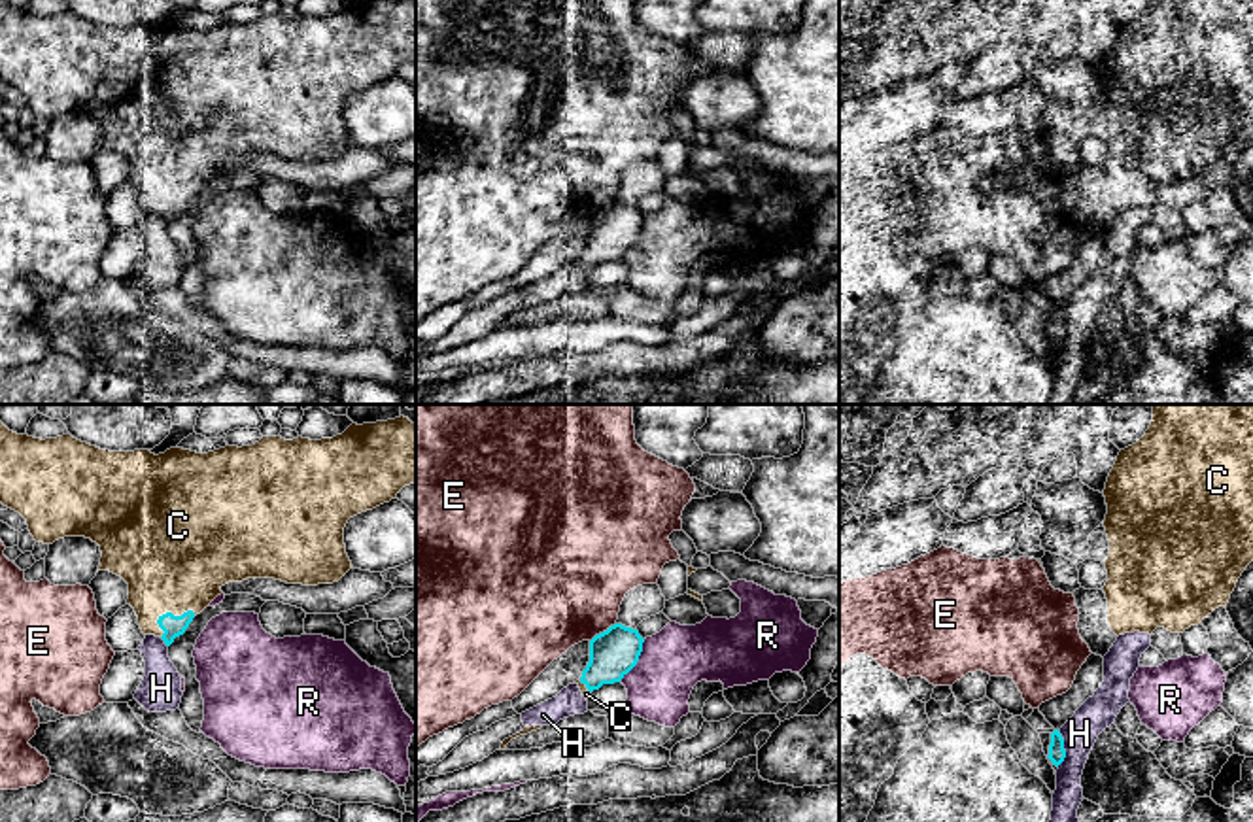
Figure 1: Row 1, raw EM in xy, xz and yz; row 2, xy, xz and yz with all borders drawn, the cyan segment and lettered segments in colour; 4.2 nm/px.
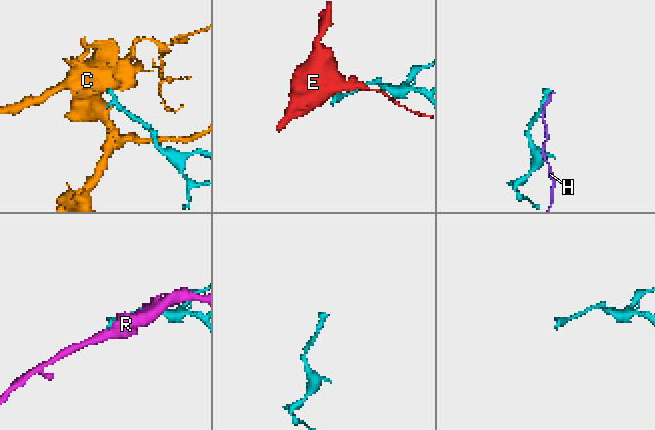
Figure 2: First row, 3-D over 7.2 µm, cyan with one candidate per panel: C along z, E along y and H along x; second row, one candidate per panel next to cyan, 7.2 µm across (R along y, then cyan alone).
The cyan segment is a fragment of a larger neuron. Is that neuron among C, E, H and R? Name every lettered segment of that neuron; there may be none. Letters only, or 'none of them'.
C

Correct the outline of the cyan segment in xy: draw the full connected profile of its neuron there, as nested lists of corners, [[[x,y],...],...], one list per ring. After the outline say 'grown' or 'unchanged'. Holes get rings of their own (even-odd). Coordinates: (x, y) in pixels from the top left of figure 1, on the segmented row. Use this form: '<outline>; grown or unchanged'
[[[404,416],[376,423],[352,423],[342,435],[321,440],[302,437],[293,440],[285,440],[282,437],[263,437],[259,442],[242,448],[225,446],[208,454],[197,454],[176,446],[159,455],[149,450],[100,450],[74,438],[70,433],[42,440],[28,435],[17,435],[0,421],[0,503],[26,520],[28,531],[36,542],[53,544],[64,537],[85,537],[96,542],[102,552],[98,571],[110,571],[129,584],[127,605],[134,608],[142,633],[161,637],[166,646],[170,646],[176,637],[185,633],[193,618],[200,614],[217,595],[221,595],[221,588],[229,582],[242,582],[248,578],[274,578],[302,586],[338,582],[352,569],[344,544],[344,527],[348,520],[389,503],[404,486],[410,484],[416,484],[416,423]]]; grown

